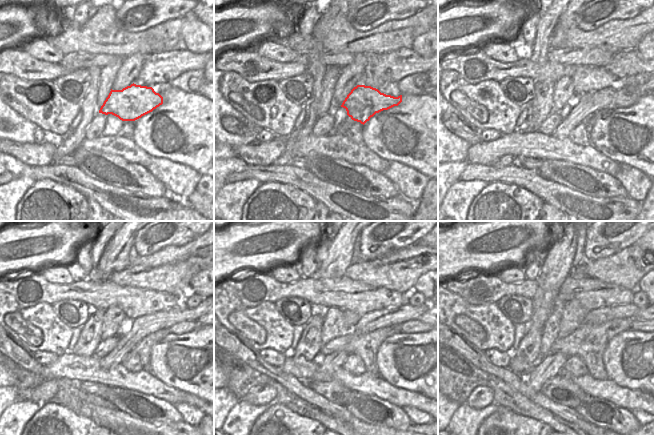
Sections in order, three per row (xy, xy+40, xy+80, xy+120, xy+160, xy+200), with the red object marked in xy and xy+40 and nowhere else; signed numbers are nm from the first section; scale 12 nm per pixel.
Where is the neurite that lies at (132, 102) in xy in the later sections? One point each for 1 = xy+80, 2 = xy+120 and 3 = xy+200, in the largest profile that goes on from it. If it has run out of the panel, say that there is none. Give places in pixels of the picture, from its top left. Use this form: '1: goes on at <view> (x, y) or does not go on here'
1: goes on at xy+80 (623, 98)
2: goes on at xy+120 (183, 327)
3: goes on at xy+200 (636, 325)

